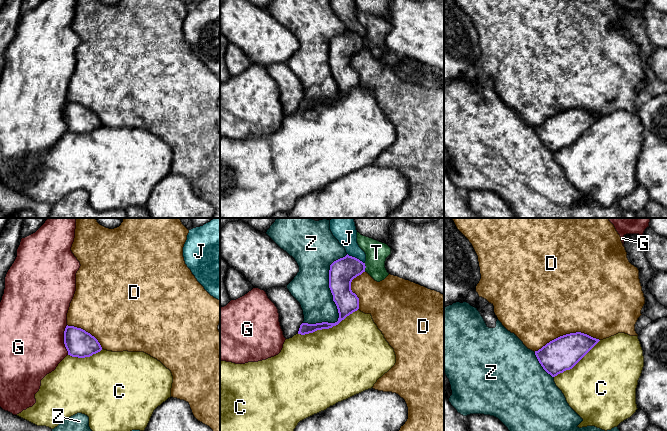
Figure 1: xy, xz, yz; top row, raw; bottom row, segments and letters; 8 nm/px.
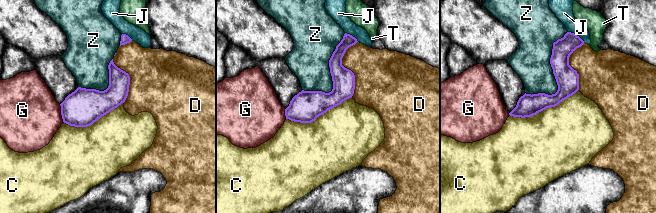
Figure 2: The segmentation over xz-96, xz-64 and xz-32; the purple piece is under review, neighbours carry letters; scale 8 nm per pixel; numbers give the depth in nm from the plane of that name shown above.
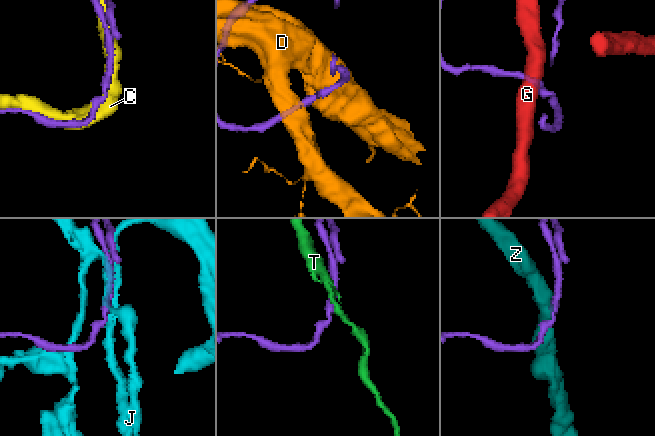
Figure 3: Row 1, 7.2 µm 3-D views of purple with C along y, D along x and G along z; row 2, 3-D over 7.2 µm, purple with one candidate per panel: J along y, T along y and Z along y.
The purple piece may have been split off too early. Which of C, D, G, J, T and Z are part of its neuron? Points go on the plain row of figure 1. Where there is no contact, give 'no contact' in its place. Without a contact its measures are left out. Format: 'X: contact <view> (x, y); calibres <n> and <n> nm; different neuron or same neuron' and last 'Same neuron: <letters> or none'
C: contact xz (327, 104); calibres 160 and 500 nm; same neuron
D: contact yz (566, 110); calibres 280 and 500 nm; different neuron
G: contact xy (64, 116); calibres 220 and 500 nm; different neuron
J: contact xz (356, 34); calibres 200 and 170 nm; different neuron
T: contact xz (365, 43); calibres 200 and 180 nm; different neuron
Z: contact xz (333, 76); calibres 200 and 300 nm; different neuron
Same neuron: C

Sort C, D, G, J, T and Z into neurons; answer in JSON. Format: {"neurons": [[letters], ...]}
{"neurons": [["C"], ["D"], ["G"], ["J"], ["T"], ["Z"]]}

